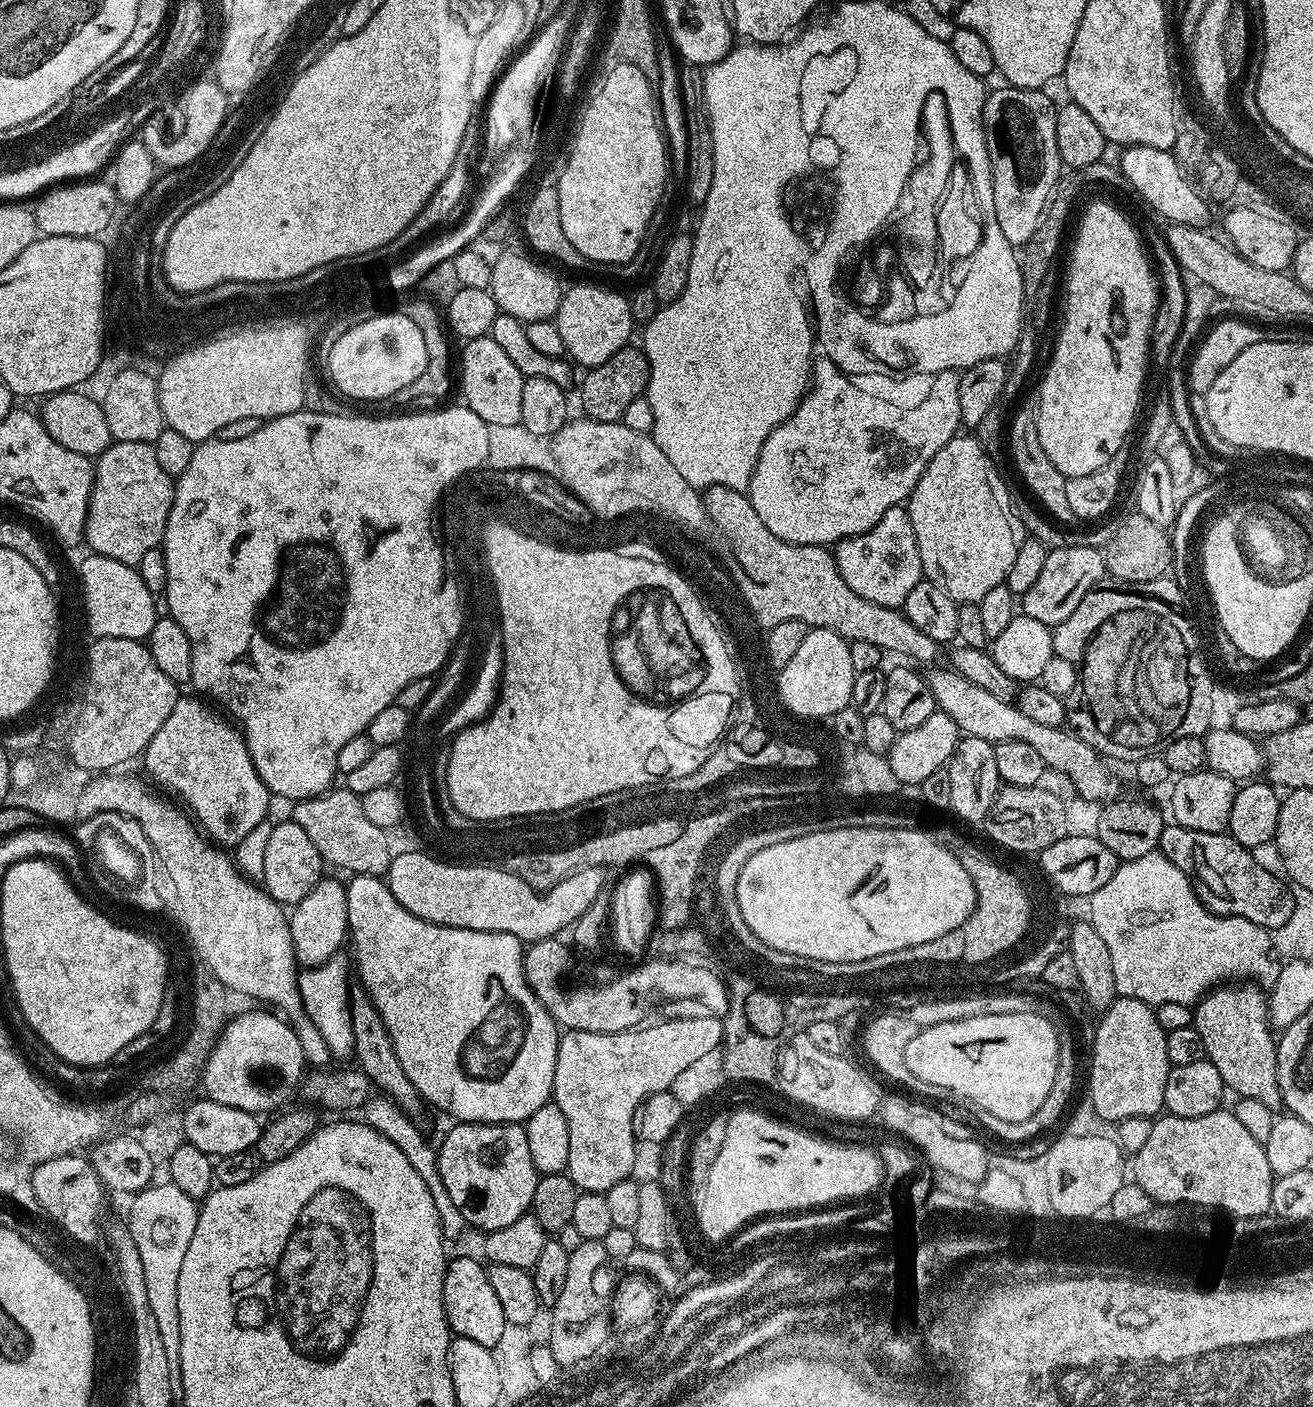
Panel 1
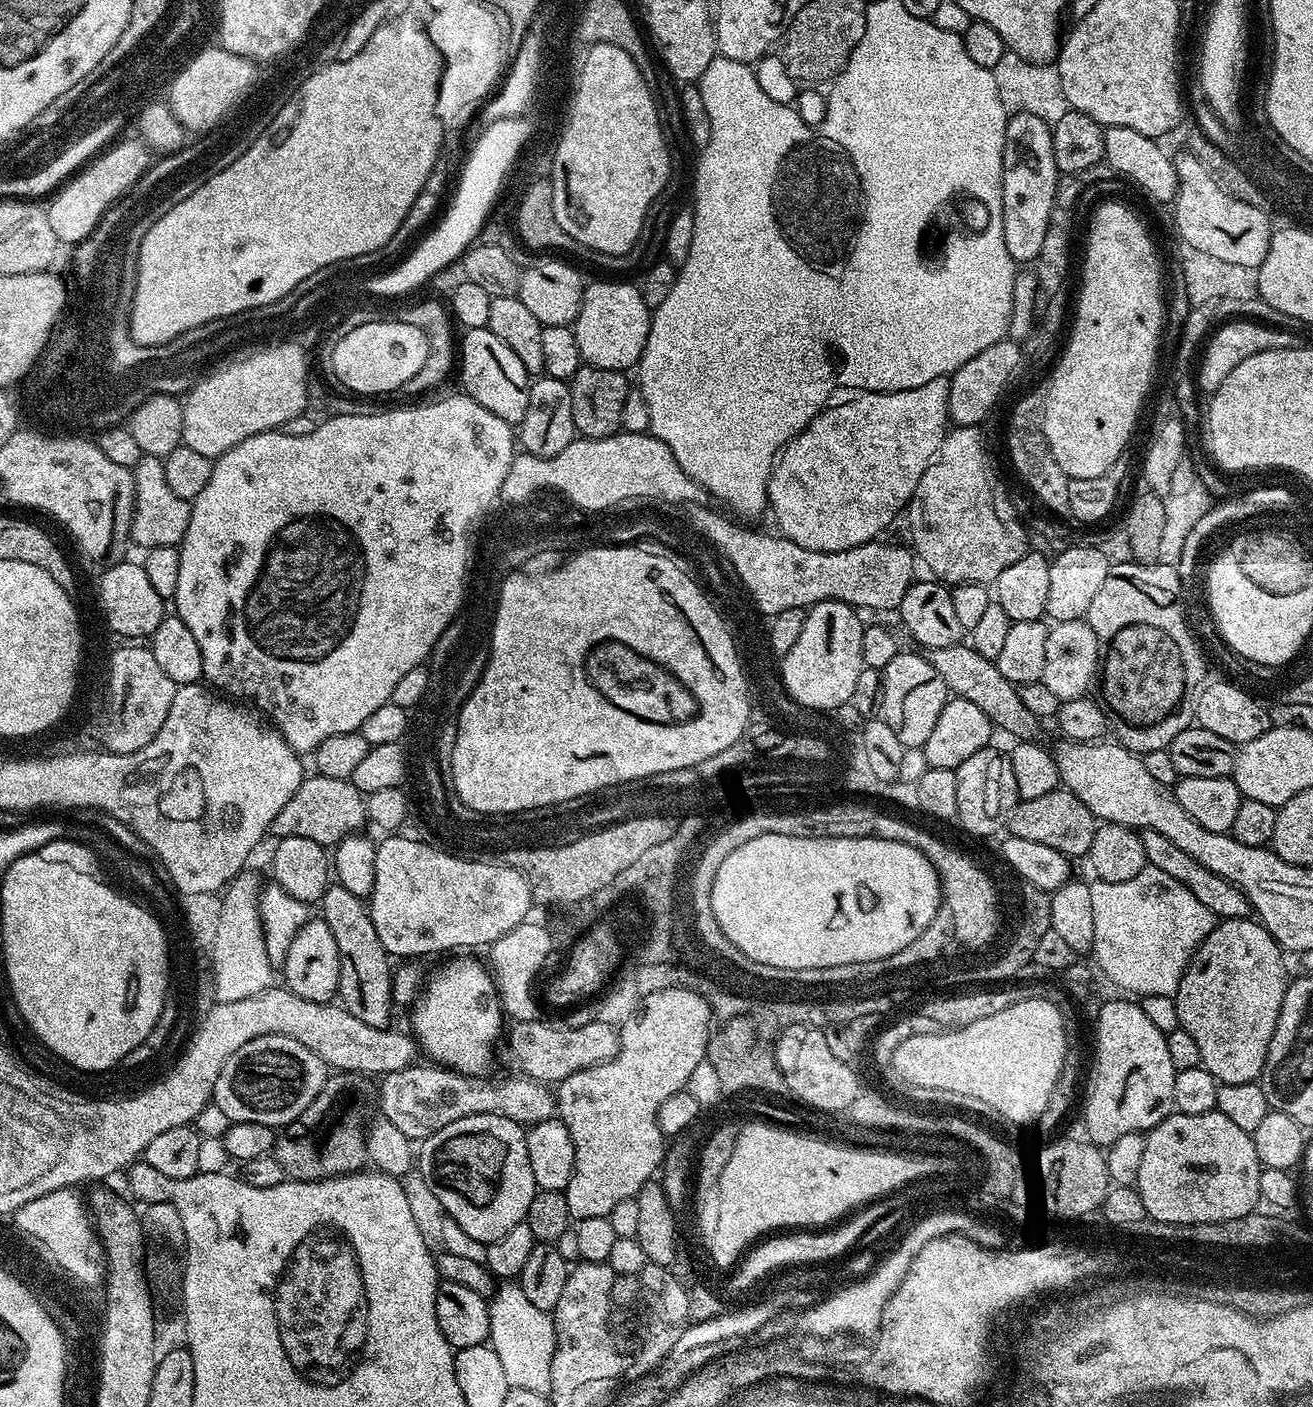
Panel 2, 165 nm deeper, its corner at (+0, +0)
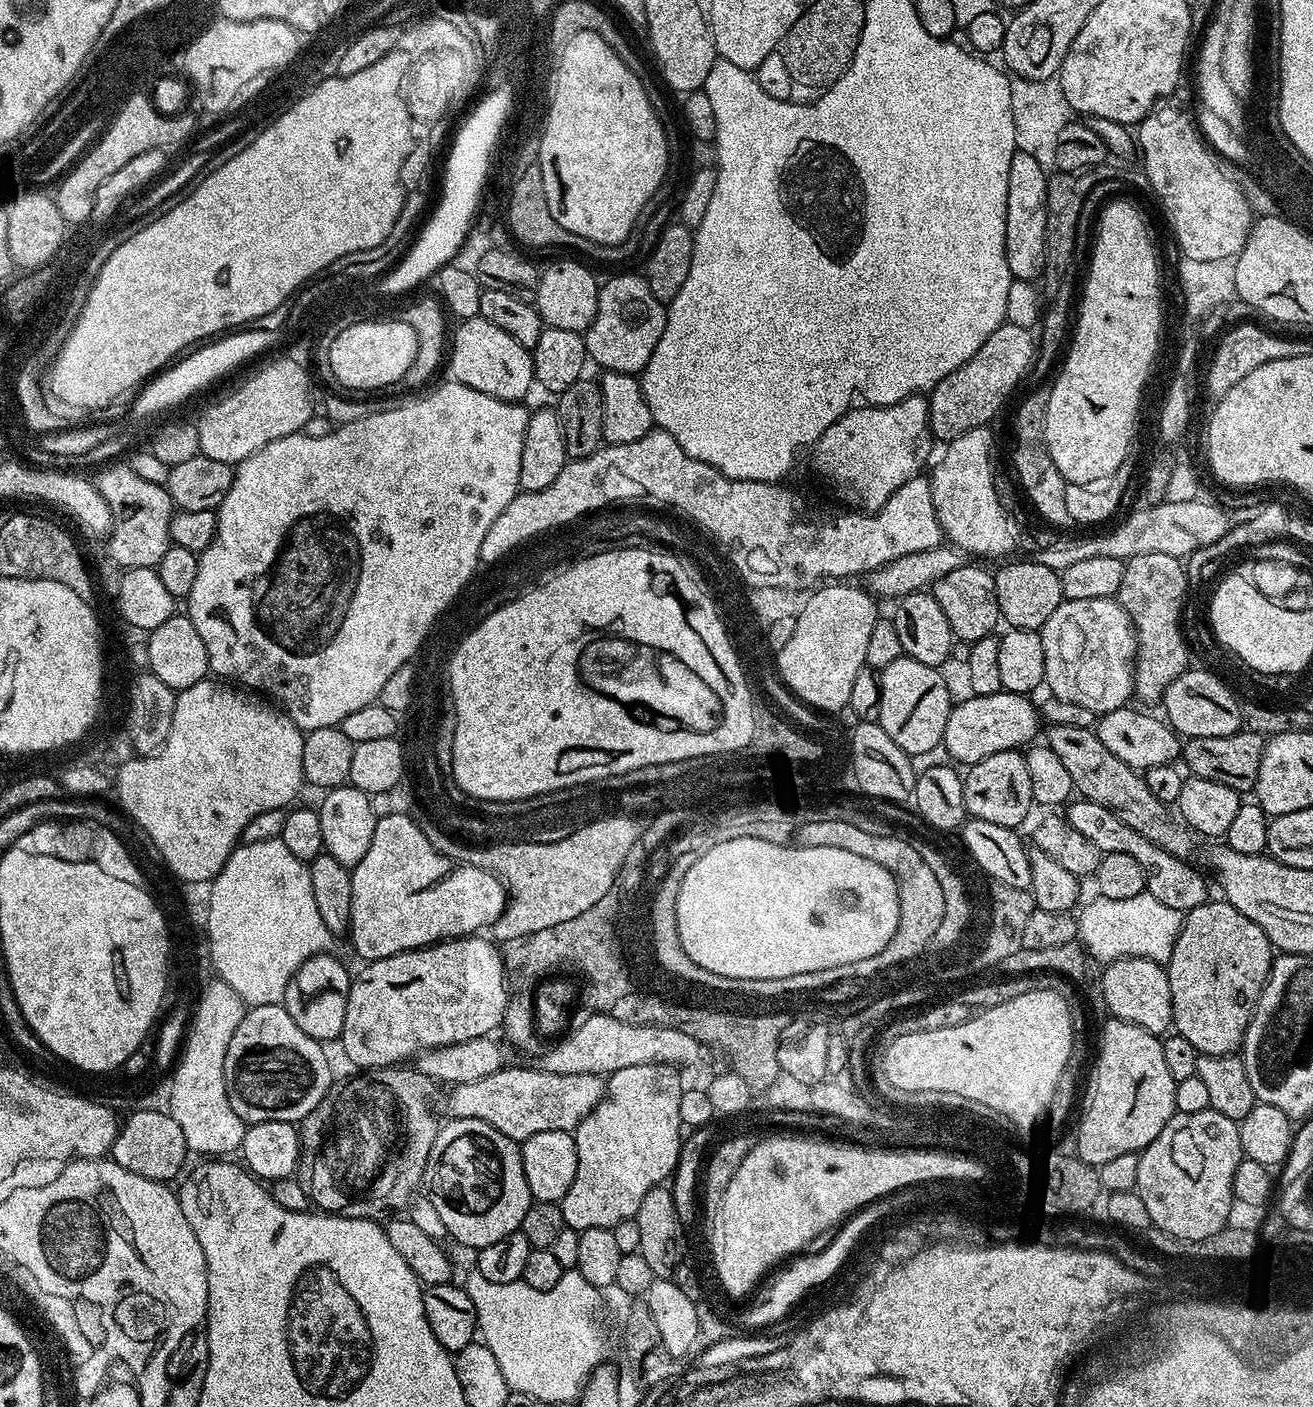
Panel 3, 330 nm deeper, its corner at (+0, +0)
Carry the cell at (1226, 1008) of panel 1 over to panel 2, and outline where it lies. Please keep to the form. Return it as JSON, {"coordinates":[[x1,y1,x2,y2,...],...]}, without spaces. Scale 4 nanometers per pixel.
{"coordinates":[[1221,919,1213,932,1198,946,1187,972,1180,979,1178,990,1174,993,1180,1027,1192,1035,1202,1054,1202,1066,1220,1084,1254,1084,1259,1081,1274,1026,1278,1026,1282,998,1290,983,1284,959,1286,956,1280,943,1265,930,1259,919]]}

